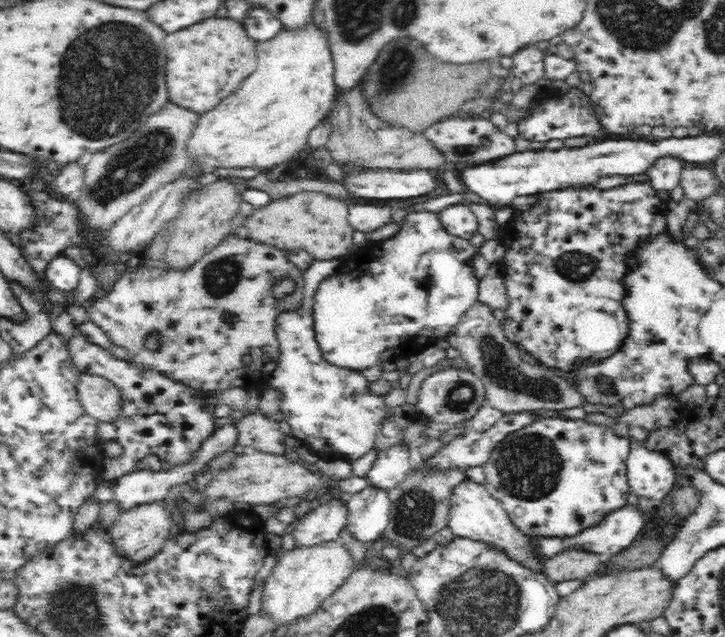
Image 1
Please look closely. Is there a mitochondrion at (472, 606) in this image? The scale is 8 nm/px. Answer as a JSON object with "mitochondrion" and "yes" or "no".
{"mitochondrion":"yes"}

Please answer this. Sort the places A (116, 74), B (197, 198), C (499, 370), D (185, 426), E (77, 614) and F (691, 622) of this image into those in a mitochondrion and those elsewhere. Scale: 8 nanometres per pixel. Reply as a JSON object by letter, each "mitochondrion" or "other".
{"A":"mitochondrion","B":"other","C":"mitochondrion","D":"other","E":"mitochondrion","F":"other"}

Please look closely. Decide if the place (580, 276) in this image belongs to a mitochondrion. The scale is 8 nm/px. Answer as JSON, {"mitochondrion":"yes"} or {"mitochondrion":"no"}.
{"mitochondrion":"yes"}

